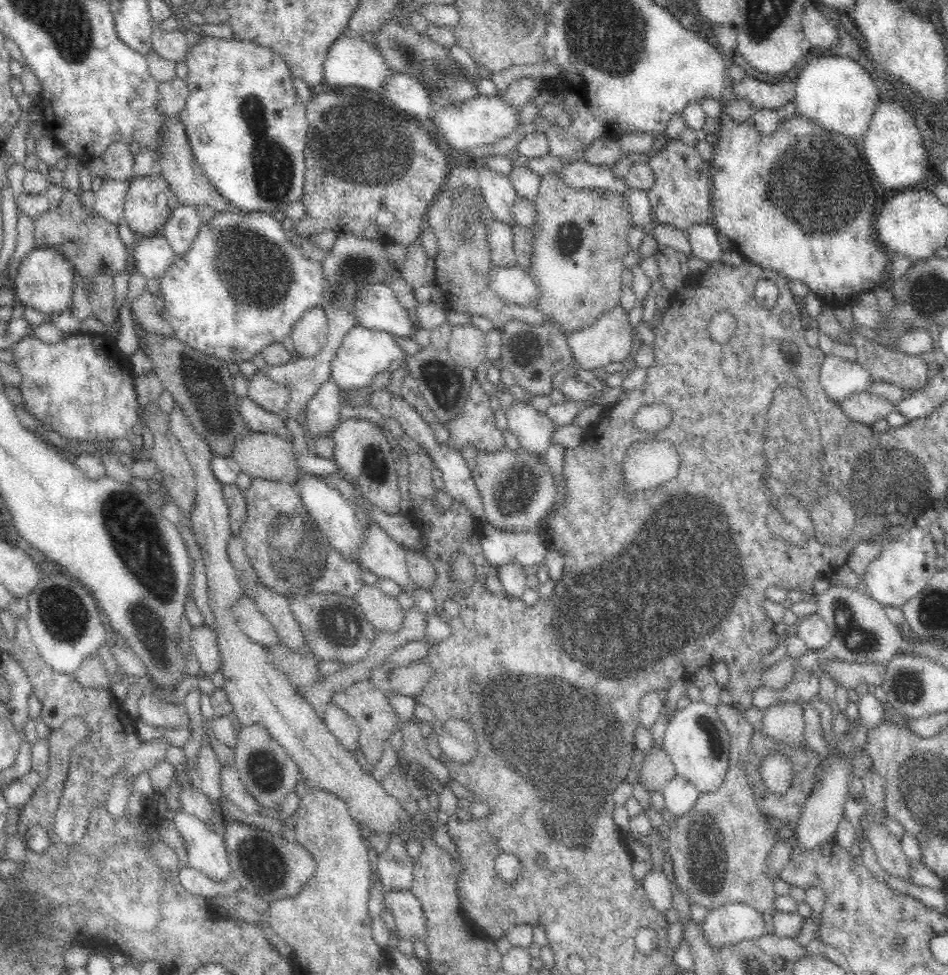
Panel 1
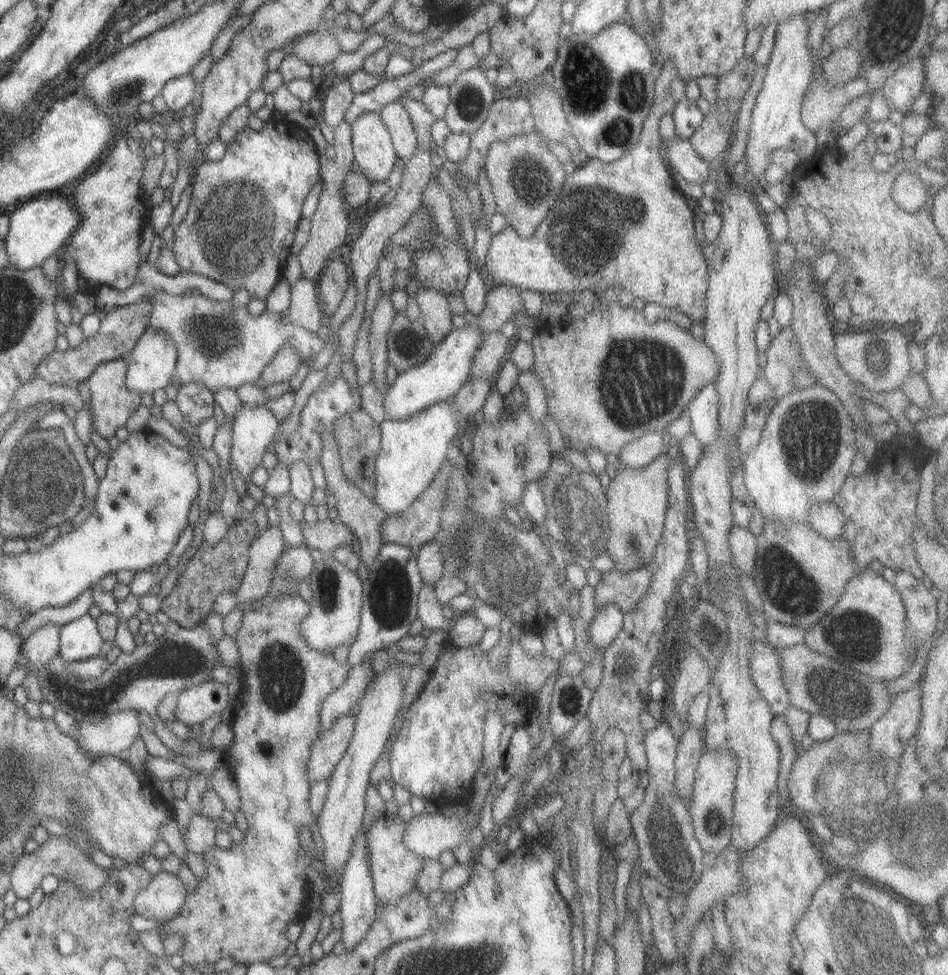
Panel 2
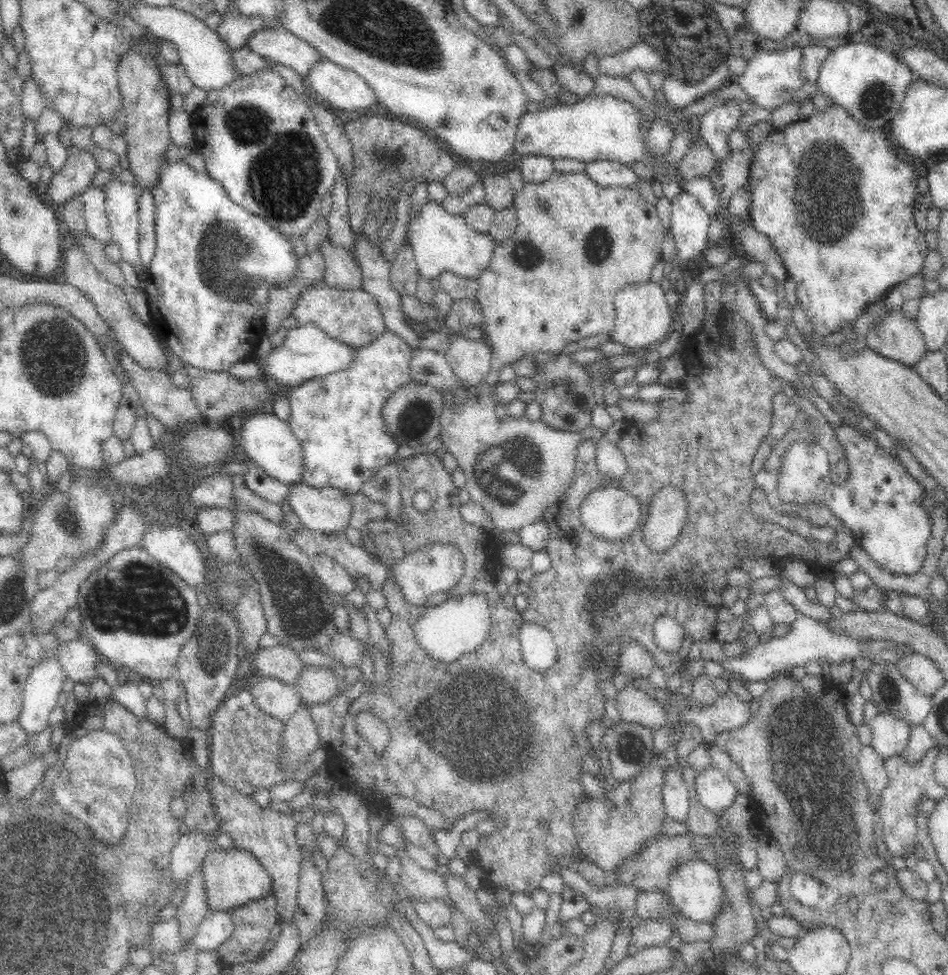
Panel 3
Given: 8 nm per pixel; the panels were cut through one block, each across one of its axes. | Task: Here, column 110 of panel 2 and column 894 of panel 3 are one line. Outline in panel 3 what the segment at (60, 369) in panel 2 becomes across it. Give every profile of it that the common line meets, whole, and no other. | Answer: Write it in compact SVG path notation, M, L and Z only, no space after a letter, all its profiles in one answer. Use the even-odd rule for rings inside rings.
M888 309L887 314L873 320L866 344L878 354L913 368L927 351L917 322L902 309Z

